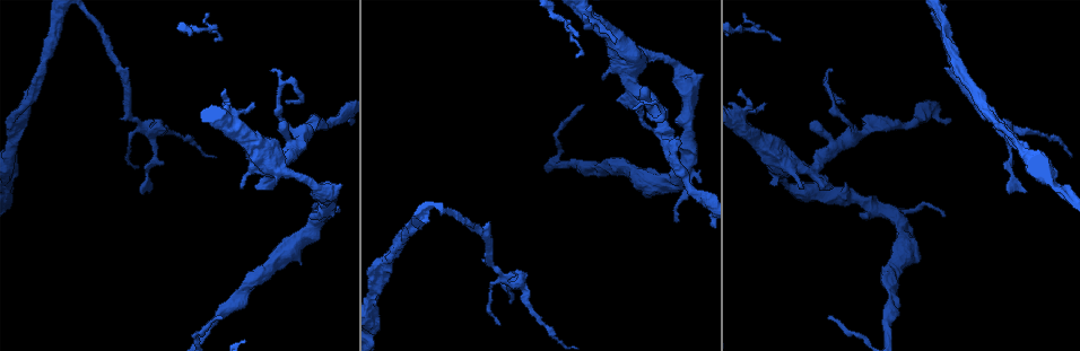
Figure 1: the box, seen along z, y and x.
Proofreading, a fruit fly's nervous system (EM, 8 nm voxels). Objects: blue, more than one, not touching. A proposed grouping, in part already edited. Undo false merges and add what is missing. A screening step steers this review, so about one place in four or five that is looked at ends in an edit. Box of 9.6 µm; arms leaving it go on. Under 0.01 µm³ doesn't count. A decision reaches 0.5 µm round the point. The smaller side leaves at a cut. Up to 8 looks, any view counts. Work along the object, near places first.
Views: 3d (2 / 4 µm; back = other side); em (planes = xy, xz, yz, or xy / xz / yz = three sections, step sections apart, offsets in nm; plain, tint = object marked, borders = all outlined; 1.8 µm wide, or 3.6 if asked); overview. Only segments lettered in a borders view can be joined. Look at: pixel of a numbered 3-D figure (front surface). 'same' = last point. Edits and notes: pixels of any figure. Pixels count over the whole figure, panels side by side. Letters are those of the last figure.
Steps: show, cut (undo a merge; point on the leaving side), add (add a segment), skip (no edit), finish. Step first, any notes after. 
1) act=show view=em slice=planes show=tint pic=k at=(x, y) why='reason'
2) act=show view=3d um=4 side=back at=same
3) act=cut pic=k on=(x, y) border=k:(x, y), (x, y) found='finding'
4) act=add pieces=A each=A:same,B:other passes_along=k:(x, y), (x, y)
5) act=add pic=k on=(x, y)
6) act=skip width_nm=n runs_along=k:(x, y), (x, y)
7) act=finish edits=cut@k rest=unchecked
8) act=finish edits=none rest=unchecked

act=show view=3d um=2 pic=1 at=(285, 125) why='branch stops here'

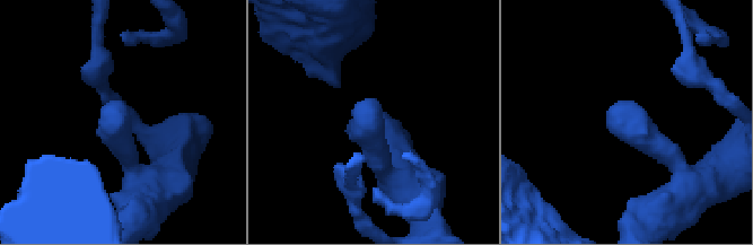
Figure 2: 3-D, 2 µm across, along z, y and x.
act=show view=em slice=planes show=borders pic=2 at=(374, 99) why='need the tissue'

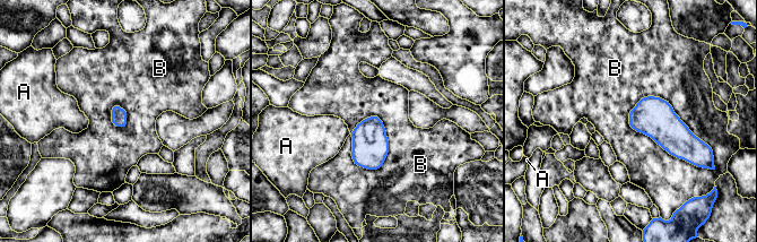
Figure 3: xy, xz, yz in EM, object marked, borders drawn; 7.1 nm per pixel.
act=skip each=A:other,B:other border=3:(642, 97), (629, 124), (694, 165) found='none of them fits'

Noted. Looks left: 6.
act=show view=em slice=planes show=borders pic=1 at=(749, 29) why='thin neck'

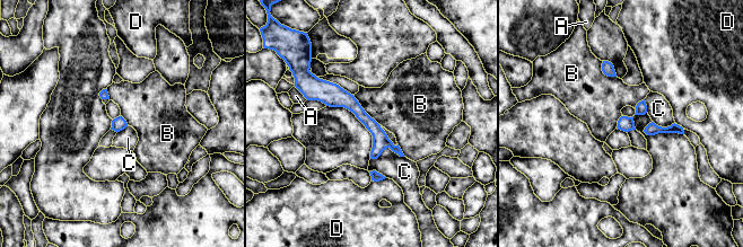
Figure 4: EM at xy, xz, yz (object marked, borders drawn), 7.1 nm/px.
act=skip each=A:other,B:other,C:other,D:other runs_along=4:(314, 90), (346, 99), (398, 150) found='one cell here'

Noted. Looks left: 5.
act=show view=em um=3.6 slice=planes show=borders pic=1 at=(994, 113) why='thin end'

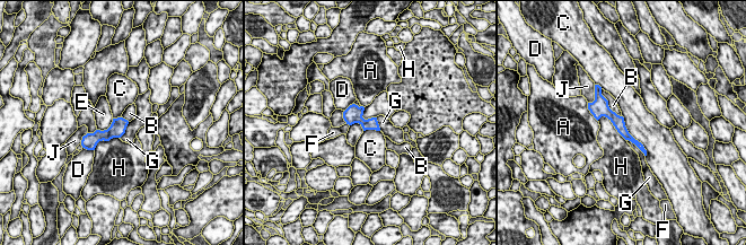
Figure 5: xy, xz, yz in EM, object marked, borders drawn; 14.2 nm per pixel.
act=skip each=A:other,B:other,C:other,D:other,E:other,F:other,G:other,H:other,J:other runs_along=5:(603, 102), (603, 107), (628, 137) found='no lettered segment goes on from it'

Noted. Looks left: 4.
act=finish edits=none rest=unchecked

